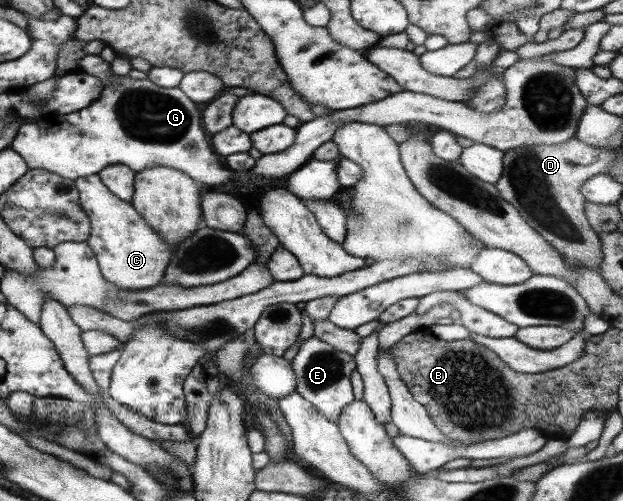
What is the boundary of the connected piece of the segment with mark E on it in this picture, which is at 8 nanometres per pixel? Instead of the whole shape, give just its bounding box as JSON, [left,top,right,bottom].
[291,336,356,423]

